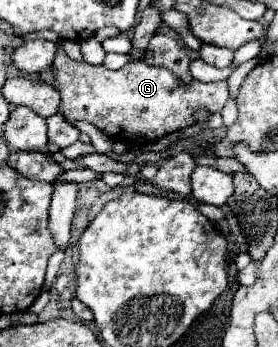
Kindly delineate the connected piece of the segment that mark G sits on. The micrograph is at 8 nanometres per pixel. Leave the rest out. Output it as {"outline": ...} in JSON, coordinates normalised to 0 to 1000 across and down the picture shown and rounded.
{"outline":[[[216,133],[187,190],[194,190],[194,225],[201,225],[194,254],[216,265],[216,282],[223,282],[223,294],[209,305],[209,329],[237,334],[237,352],[259,352],[259,363],[273,363],[273,352],[324,352],[353,375],[388,386],[396,398],[453,398],[453,403],[432,403],[432,409],[460,409],[460,415],[496,415],[504,403],[518,415],[518,409],[590,398],[590,392],[647,375],[647,369],[669,369],[669,363],[698,357],[691,329],[719,305],[748,311],[755,323],[791,323],[806,311],[806,300],[820,294],[820,248],[813,248],[813,236],[734,239],[691,231],[683,248],[655,248],[619,219],[612,202],[532,190],[511,173],[475,173],[453,190],[439,190],[432,202],[403,207],[403,202],[381,202],[374,190],[273,179],[273,173],[245,167],[237,150],[223,144],[223,133]]]}

